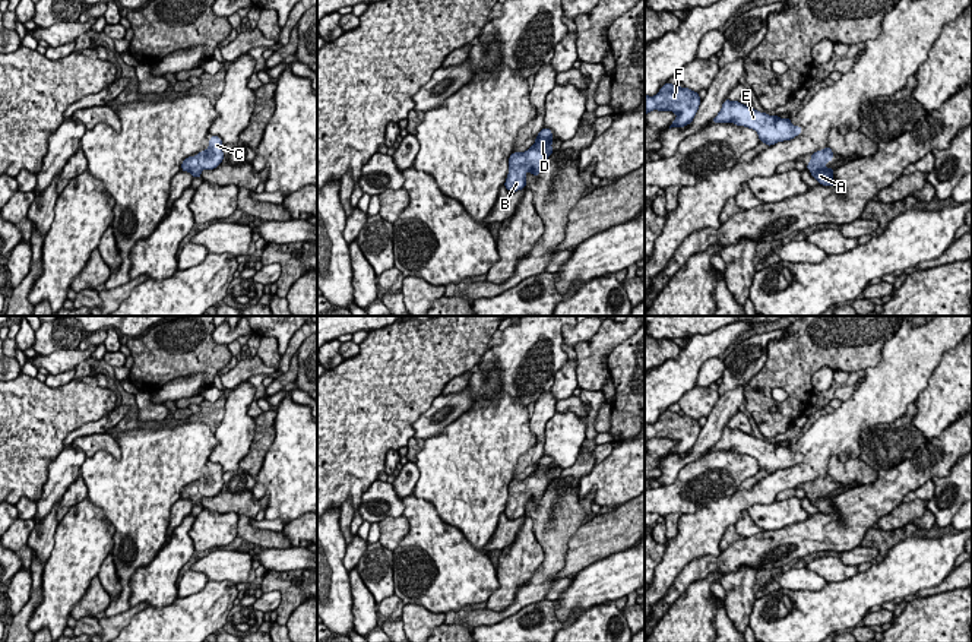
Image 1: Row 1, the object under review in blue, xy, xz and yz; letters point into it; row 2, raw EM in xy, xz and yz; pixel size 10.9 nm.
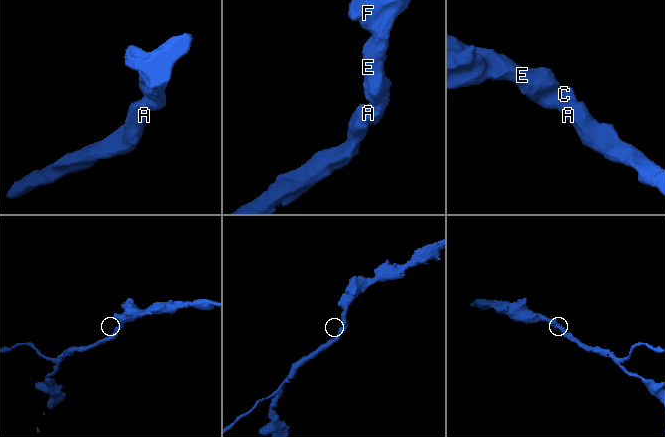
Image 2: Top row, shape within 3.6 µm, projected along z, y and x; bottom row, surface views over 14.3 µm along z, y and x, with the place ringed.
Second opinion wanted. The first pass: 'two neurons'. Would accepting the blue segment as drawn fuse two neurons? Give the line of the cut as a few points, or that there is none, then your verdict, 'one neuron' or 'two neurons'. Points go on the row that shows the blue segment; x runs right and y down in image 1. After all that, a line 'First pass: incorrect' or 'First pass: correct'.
no cut | one neuron
First pass: incorrect

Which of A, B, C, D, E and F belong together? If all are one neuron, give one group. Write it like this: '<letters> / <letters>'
A B C D E F

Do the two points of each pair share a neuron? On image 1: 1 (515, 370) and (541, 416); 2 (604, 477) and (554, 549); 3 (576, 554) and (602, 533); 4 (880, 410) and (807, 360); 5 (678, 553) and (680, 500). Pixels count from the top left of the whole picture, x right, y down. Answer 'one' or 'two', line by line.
1: two
2: two
3: one
4: two
5: two

